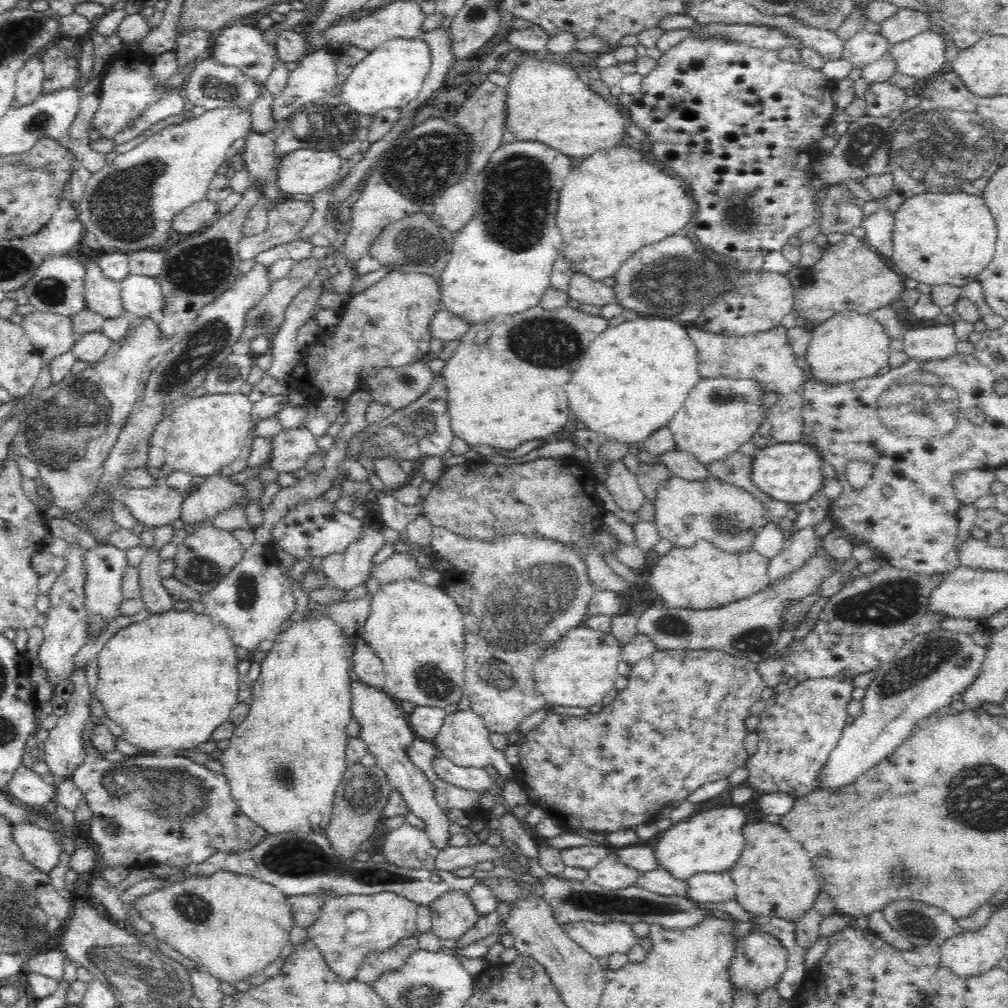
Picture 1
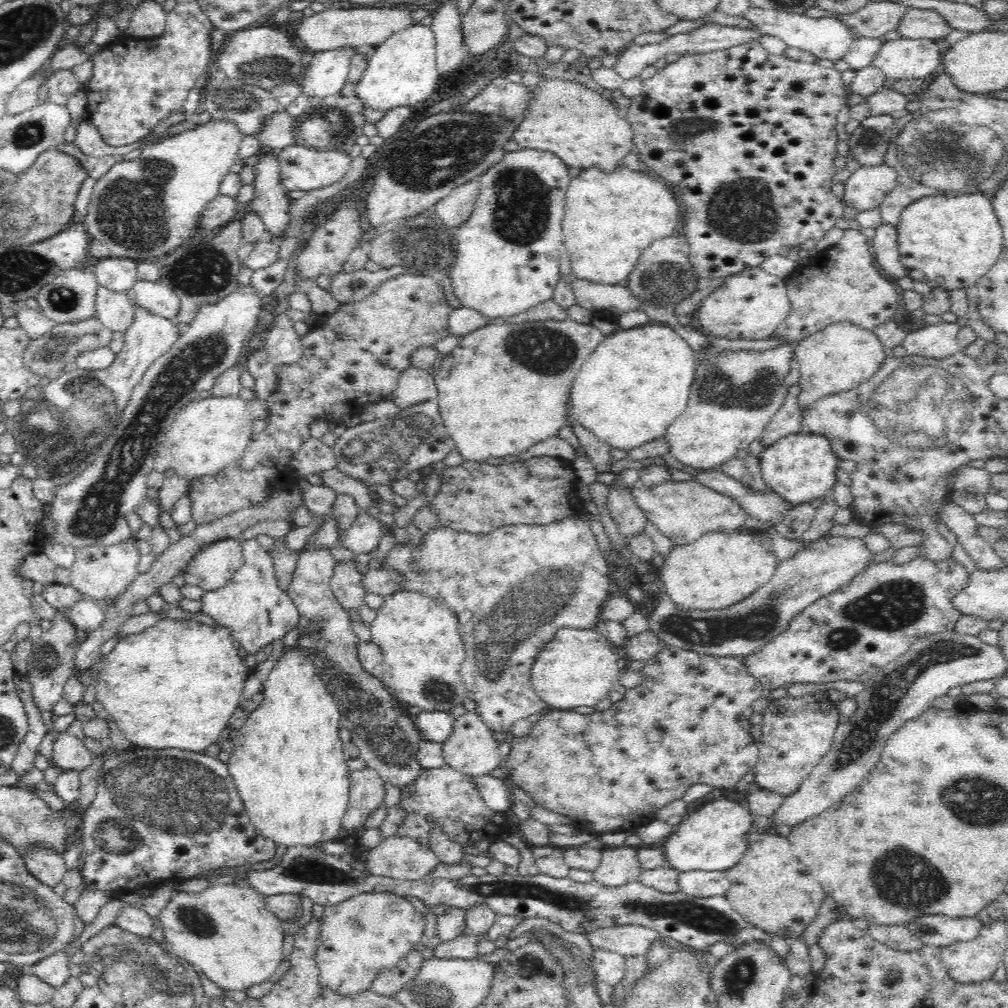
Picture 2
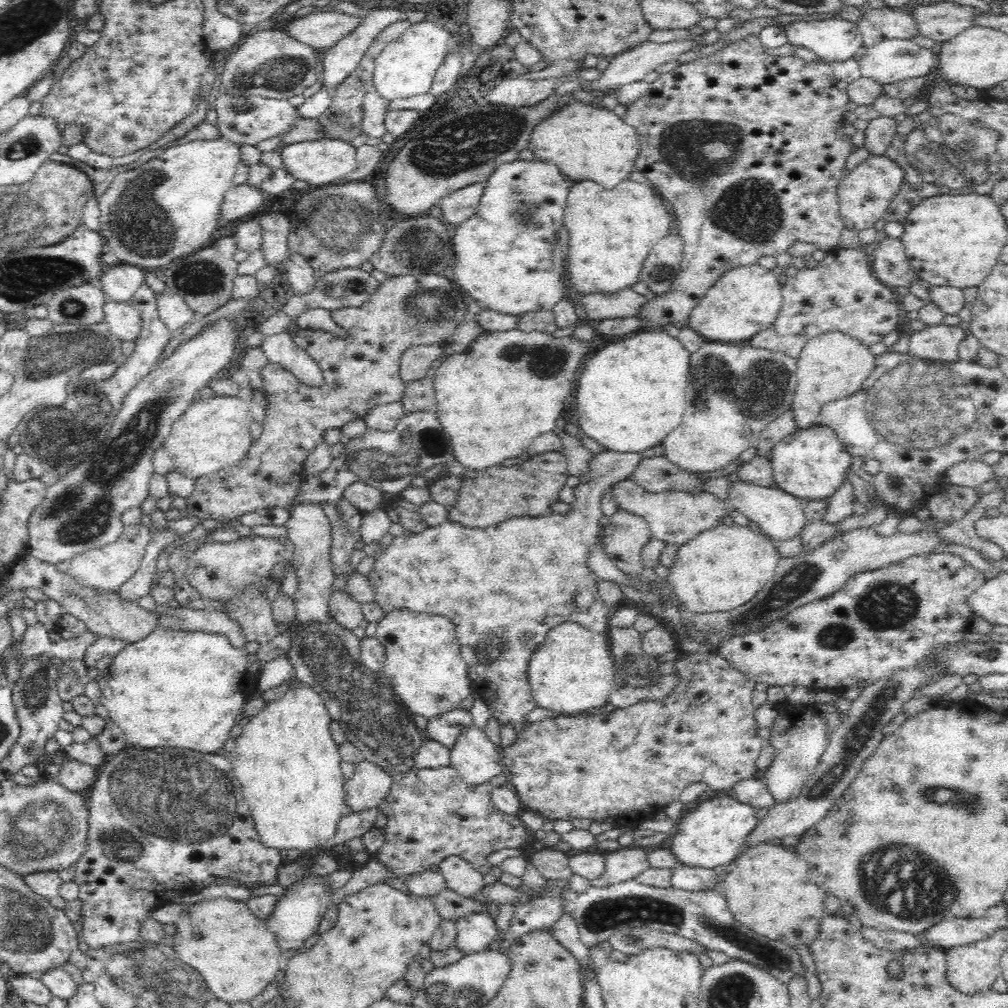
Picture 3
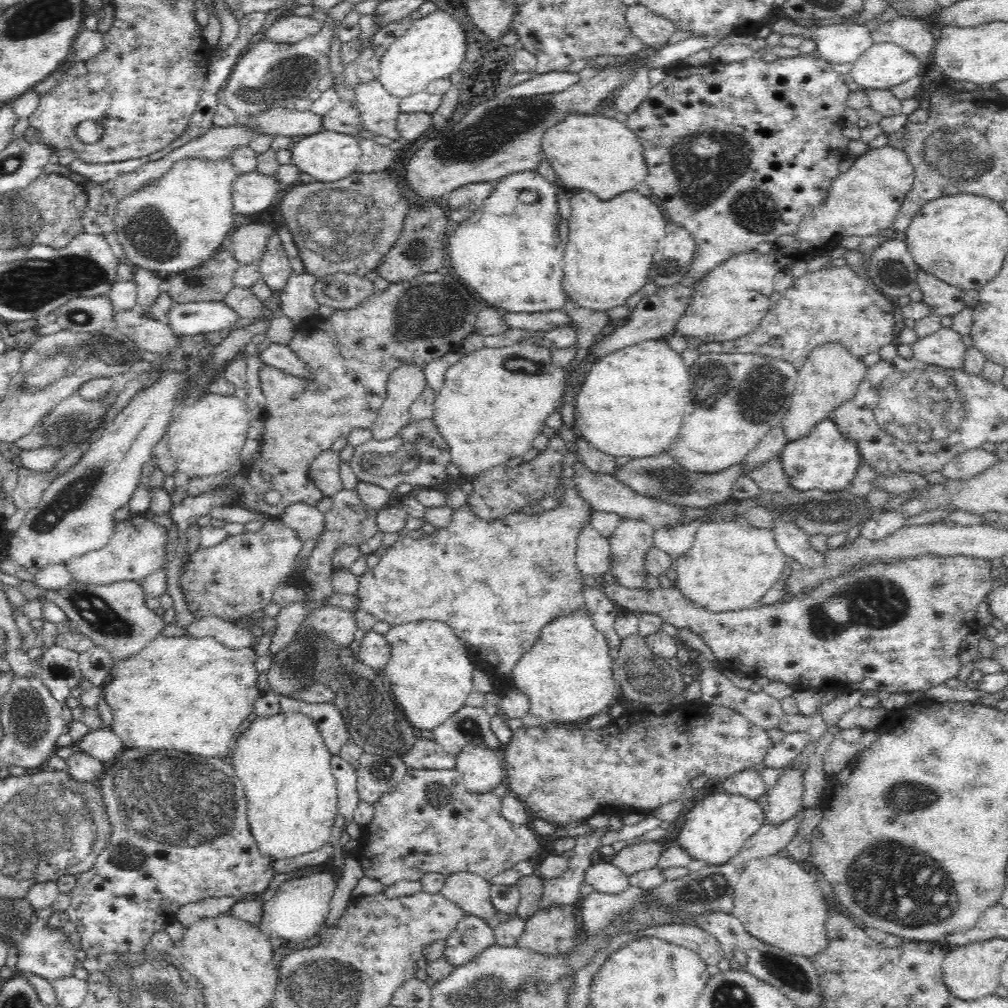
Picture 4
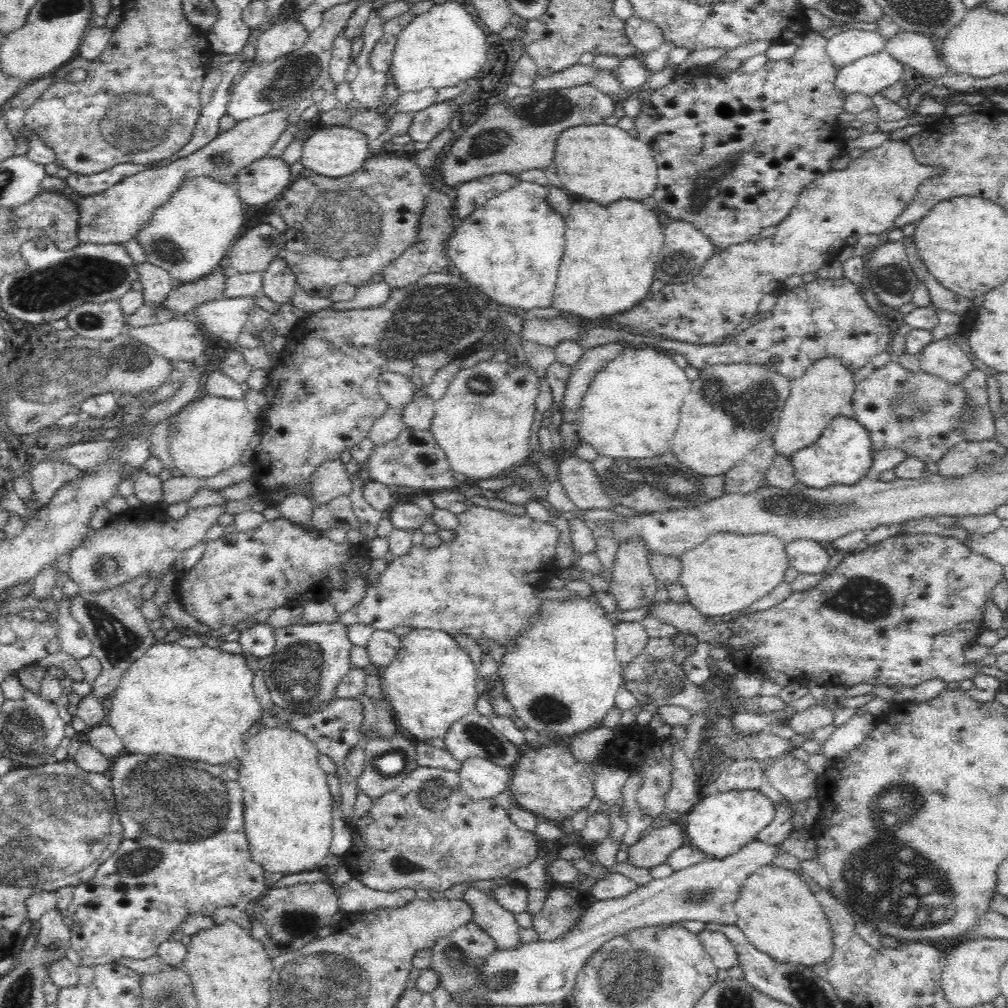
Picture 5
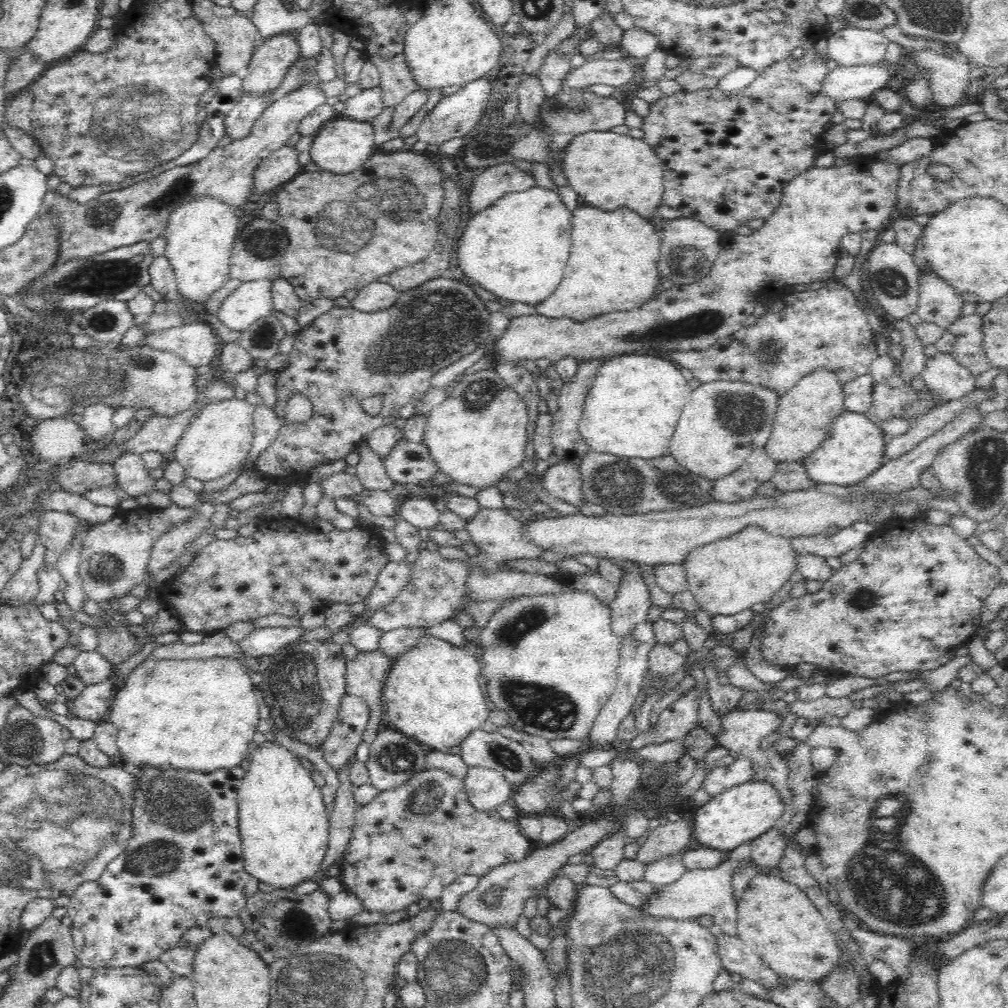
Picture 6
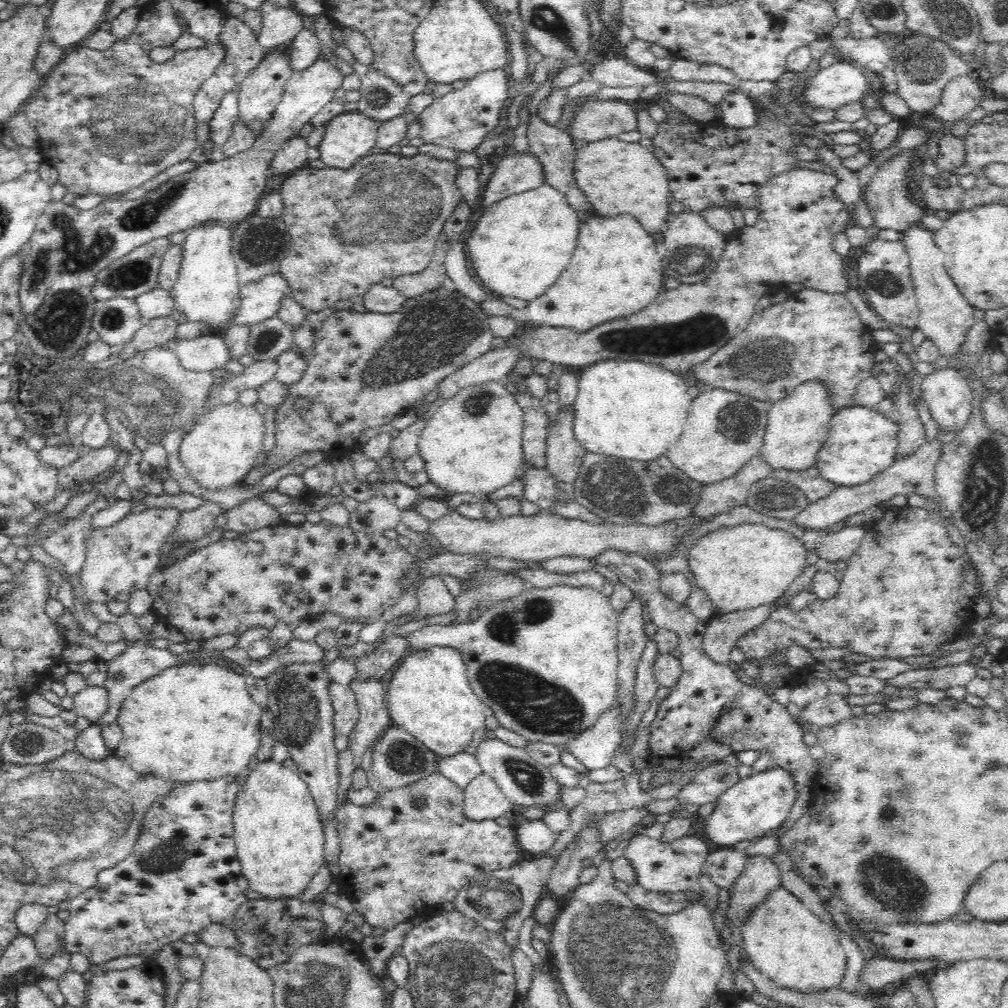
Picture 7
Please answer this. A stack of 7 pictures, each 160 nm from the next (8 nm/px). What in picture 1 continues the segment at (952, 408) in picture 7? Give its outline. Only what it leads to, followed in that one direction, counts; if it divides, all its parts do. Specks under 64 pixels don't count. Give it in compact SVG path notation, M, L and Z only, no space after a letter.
M954 324L921 327L905 332L902 349L912 359L944 360L957 352L958 341Z

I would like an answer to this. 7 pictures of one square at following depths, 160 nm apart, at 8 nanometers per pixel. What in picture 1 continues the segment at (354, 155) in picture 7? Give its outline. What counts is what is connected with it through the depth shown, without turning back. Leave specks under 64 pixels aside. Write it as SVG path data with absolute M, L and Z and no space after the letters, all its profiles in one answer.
M302 148L282 158L278 170L278 187L284 197L294 194L313 196L338 180L344 160L339 152Z

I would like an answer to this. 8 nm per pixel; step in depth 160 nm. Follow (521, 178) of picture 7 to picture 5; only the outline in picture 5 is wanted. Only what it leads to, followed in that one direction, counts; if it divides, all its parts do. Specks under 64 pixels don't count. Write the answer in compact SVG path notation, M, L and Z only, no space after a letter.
M508 172L484 176L470 182L462 183L456 187L456 212L458 219L466 219L478 208L486 205L488 199L500 195L506 190L512 189L520 182L517 176Z

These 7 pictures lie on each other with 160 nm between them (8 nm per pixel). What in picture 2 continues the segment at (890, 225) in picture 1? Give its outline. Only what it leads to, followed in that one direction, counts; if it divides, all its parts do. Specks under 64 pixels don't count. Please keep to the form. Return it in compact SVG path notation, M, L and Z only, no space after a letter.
M882 223L875 229L876 234L870 244L882 274L893 281L908 276L906 267L900 262L897 228Z

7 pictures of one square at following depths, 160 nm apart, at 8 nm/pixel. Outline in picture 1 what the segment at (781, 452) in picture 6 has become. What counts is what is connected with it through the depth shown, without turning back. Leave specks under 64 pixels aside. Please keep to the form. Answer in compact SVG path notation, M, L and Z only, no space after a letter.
M853 310L838 312L826 322L811 327L812 338L807 347L805 359L811 368L809 380L817 380L826 384L844 384L866 377L875 377L888 365L891 353L890 337L884 327L871 314L858 314Z

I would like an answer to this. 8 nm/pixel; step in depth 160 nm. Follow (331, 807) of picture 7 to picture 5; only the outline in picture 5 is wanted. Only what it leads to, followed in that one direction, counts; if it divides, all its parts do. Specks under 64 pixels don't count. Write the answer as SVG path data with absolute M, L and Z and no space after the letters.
M340 622L317 623L312 625L288 625L278 628L274 653L259 660L263 666L264 680L270 691L274 705L280 709L290 709L290 712L312 714L322 709L335 699L338 685L343 682L344 676L350 671L350 651L353 644L348 640L348 626Z

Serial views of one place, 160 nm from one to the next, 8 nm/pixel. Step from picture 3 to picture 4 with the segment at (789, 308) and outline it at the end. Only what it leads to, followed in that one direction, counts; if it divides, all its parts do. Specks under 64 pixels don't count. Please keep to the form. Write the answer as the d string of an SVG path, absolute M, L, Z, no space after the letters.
M848 265L841 267L824 267L815 272L807 272L805 276L794 279L792 286L783 292L782 297L768 314L759 322L759 325L749 335L741 336L734 340L724 342L702 342L697 347L699 354L722 354L722 352L740 352L746 354L758 354L760 356L769 356L778 360L785 360L795 366L798 371L808 354L830 342L839 342L844 348L847 348L852 356L861 358L870 354L870 352L879 352L882 346L891 344L894 340L894 316L898 311L895 301L880 293L868 280L866 275L858 277L854 270Z

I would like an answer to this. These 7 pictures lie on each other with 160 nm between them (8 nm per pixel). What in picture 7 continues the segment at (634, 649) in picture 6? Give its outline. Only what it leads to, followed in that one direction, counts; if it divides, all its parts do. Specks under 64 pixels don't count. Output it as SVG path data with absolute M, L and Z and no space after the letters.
M618 705L600 714L590 728L567 742L567 750L589 770L606 768L621 744L626 718Z

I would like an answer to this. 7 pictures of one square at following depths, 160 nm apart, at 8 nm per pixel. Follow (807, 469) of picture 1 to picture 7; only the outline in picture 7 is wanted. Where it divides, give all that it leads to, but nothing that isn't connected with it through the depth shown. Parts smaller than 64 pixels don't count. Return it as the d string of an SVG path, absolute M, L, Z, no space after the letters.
M852 404L841 407L832 417L828 438L822 445L815 466L822 477L838 486L856 486L872 480L883 470L890 468L898 459L896 438L899 427L890 417L876 408L866 408Z

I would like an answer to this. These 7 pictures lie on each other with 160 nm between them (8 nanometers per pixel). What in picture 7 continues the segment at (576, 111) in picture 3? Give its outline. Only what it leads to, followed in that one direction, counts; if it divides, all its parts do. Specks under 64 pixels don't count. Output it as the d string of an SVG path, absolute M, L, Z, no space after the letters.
M612 136L590 143L578 150L574 175L596 216L615 218L622 214L631 215L650 234L658 234L666 228L671 218L666 170L653 152L640 144L624 143Z

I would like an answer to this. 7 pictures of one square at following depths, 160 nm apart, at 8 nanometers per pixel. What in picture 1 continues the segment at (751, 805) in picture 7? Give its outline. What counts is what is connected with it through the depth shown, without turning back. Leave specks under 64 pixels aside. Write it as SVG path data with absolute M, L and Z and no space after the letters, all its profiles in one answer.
M728 806L712 808L706 812L694 812L689 819L680 821L664 832L656 845L656 858L662 869L672 872L674 877L687 880L698 872L724 872L738 862L744 850L742 828L746 824L746 812Z

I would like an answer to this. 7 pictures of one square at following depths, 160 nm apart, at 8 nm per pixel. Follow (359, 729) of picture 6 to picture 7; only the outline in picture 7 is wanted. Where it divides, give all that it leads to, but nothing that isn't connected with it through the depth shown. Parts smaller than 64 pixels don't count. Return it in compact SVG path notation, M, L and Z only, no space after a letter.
M336 682L330 684L330 701L334 707L334 742L340 753L349 747L349 734L358 722L358 702L349 687Z

